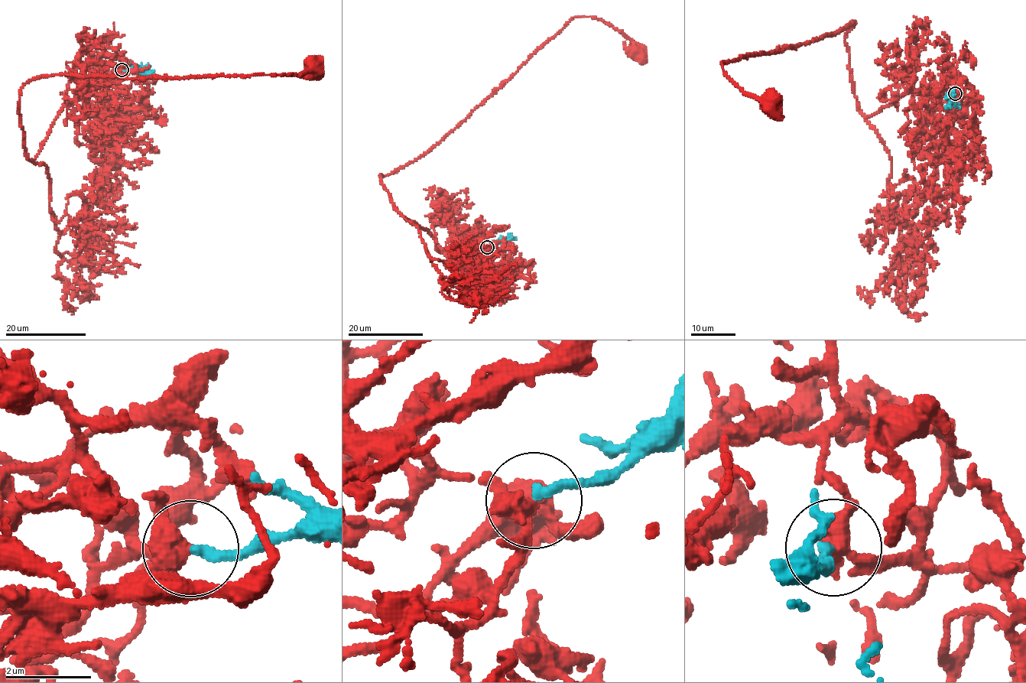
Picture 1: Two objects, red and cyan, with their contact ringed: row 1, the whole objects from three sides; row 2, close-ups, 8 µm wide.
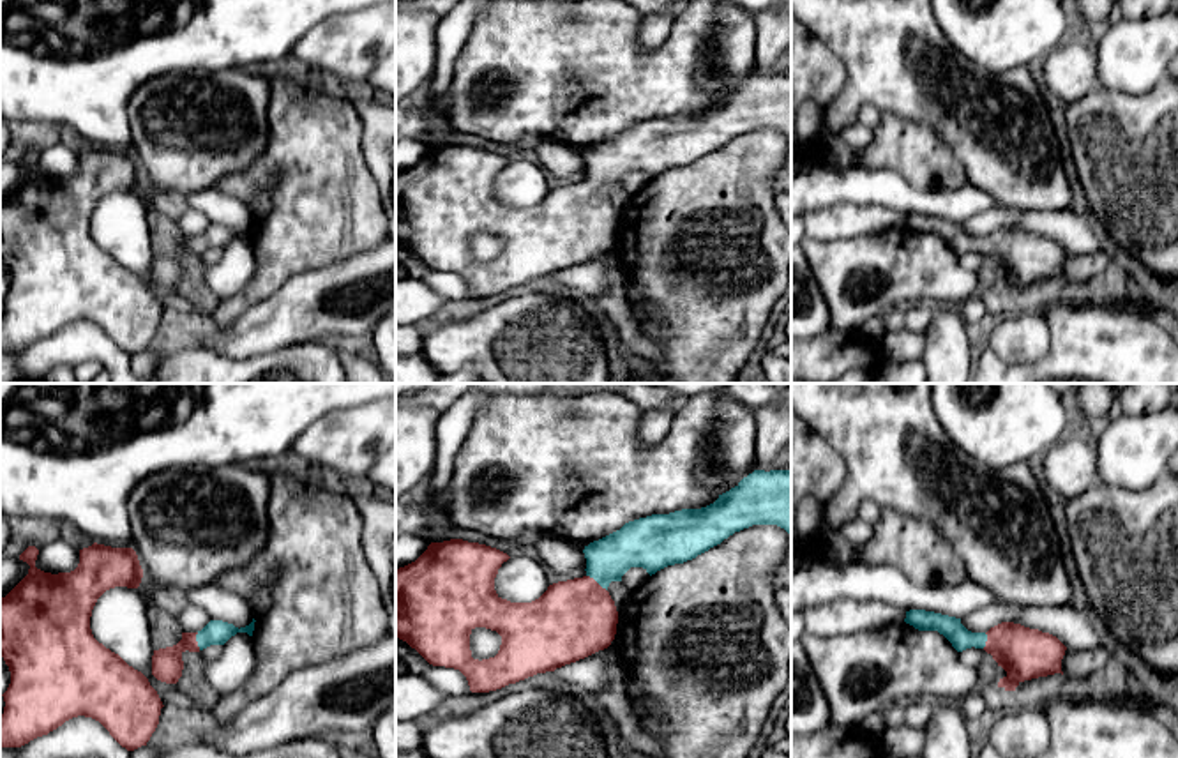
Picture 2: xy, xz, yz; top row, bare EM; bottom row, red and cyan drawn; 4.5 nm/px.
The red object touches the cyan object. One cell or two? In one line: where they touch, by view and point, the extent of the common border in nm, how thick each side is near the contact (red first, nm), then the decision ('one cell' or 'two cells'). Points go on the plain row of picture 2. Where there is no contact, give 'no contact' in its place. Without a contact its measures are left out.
xz (596, 186) | 120 nm | 360/200 nm | one cell

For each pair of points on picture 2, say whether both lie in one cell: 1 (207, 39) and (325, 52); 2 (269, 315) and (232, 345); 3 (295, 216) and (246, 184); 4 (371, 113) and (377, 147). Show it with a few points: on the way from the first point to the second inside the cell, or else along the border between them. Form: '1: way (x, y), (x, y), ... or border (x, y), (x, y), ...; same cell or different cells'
1: border (324, 18), (290, 53); different cells
2: way (260, 324), (241, 340); same cell
3: way (295, 198), (274, 174), (264, 174); same cell
4: way (377, 122), (377, 138); same cell

